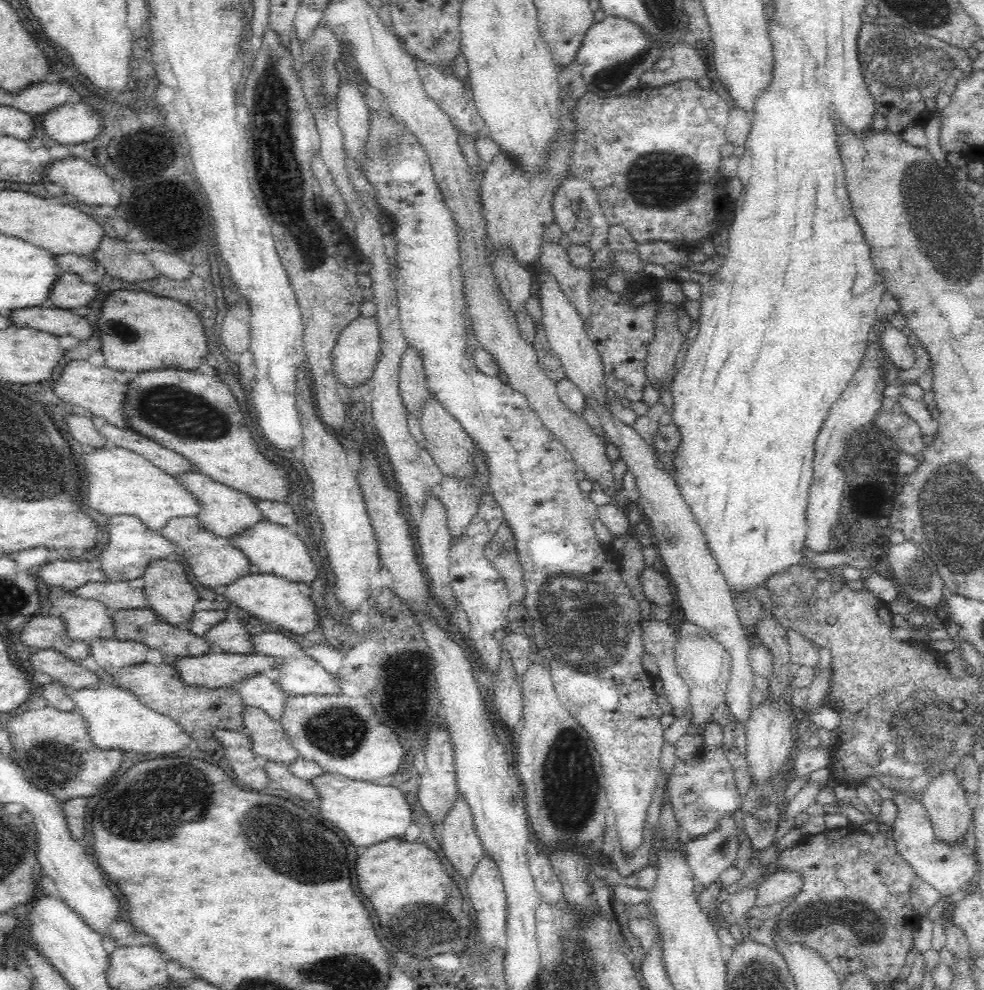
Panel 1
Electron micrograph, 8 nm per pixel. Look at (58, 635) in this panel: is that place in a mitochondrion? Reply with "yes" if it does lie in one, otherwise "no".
no

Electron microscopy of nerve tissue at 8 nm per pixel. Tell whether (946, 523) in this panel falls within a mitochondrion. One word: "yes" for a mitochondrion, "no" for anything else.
yes

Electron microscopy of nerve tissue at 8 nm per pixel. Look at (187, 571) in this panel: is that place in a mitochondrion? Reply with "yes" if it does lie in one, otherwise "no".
no

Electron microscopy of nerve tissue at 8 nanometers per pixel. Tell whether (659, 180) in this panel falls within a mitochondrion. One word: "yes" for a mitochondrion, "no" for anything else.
yes

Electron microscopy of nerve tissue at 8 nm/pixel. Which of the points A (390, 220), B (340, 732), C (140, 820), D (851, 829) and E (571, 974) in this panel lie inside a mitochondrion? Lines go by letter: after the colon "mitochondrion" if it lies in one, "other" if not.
A: other
B: mitochondrion
C: mitochondrion
D: other
E: mitochondrion

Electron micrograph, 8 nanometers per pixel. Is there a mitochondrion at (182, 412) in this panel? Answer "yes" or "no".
yes

